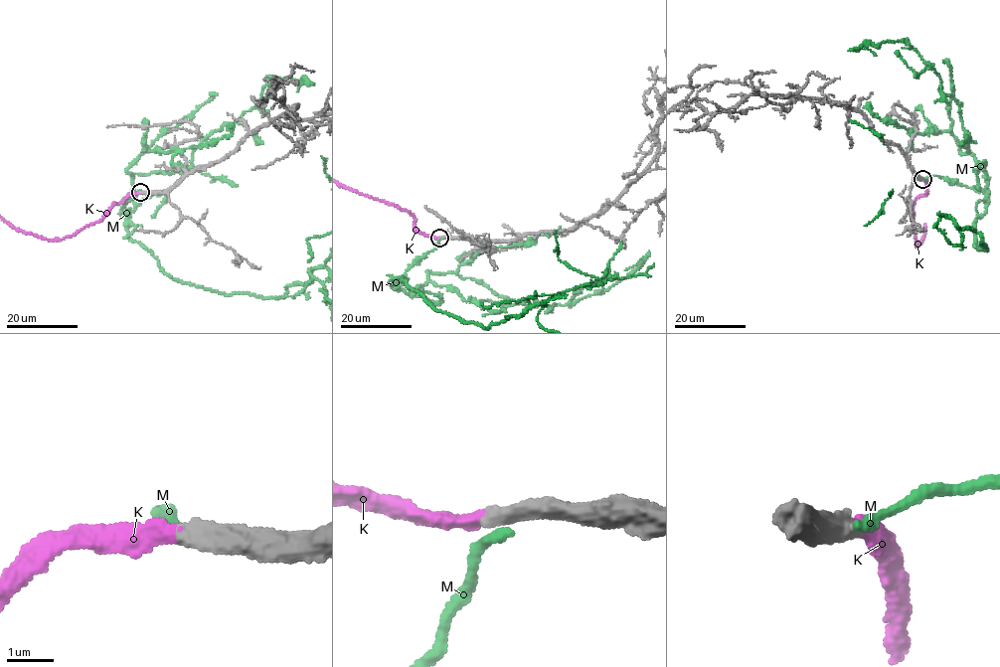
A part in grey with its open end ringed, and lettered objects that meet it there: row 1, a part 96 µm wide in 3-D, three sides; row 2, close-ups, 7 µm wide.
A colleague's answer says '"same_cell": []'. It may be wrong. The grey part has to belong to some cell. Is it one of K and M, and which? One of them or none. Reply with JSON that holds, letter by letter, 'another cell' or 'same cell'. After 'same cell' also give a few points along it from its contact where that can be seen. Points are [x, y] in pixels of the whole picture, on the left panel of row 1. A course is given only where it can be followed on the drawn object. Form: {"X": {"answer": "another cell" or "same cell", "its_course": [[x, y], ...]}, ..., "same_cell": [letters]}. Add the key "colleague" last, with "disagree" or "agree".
{"K": {"answer": "same cell", "its_course": [[141, 192], [112, 203], [99, 221], [70, 236], [51, 240], [16, 230]]}, "M": {"answer": "another cell"}, "same_cell": ["K"], "colleague": "disagree"}

